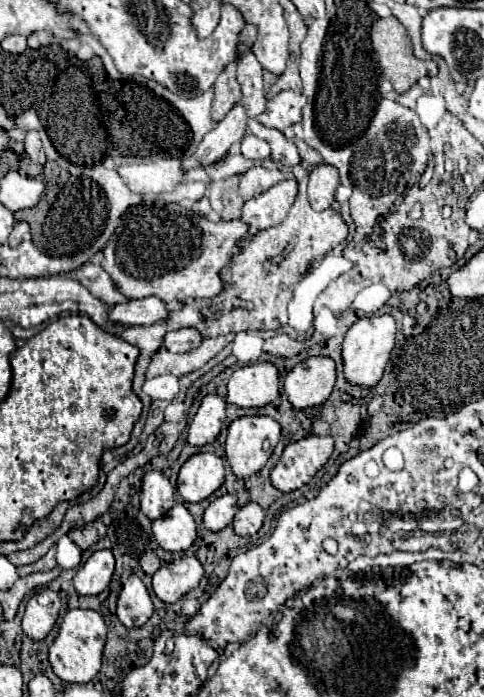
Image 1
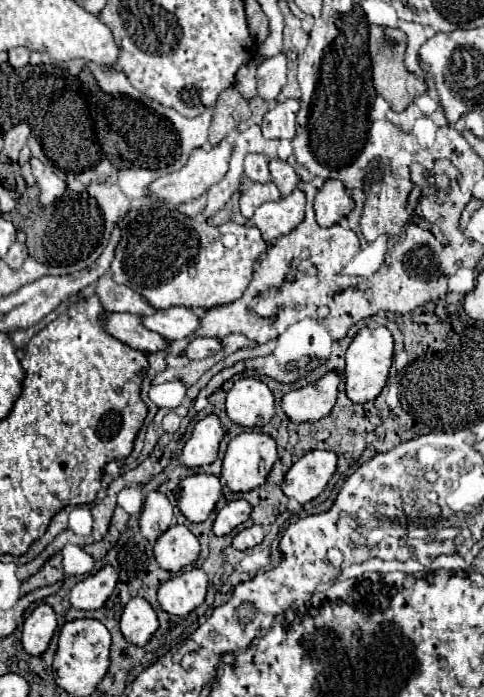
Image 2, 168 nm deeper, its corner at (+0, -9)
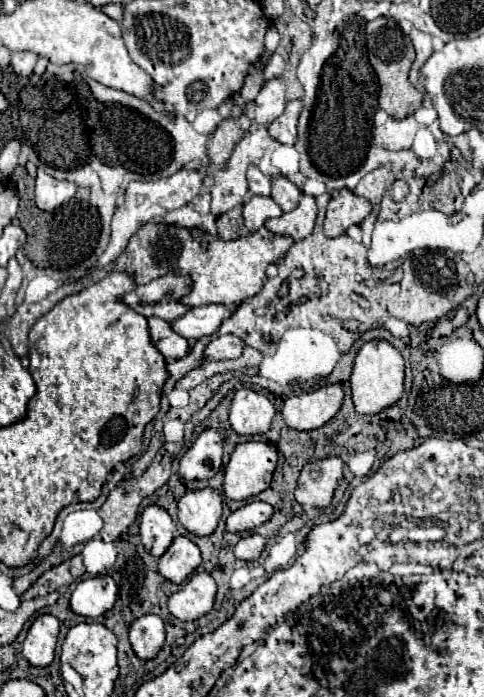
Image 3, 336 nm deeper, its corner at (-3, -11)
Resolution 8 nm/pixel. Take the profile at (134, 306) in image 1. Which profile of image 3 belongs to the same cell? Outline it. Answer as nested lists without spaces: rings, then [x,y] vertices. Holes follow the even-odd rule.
[[[206,304],[190,308],[184,316],[172,322],[172,330],[186,340],[200,340],[202,336],[212,336],[224,318],[232,314],[230,308],[222,304]]]

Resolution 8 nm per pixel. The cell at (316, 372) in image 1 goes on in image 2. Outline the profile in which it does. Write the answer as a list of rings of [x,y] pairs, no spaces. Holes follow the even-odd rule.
[[[335,372],[325,374],[315,384],[287,392],[281,400],[281,408],[291,422],[315,422],[325,418],[335,406],[339,376]]]

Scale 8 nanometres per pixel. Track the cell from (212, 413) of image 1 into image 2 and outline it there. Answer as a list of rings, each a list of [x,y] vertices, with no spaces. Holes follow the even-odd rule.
[[[207,416],[195,424],[191,438],[185,442],[181,452],[181,462],[189,468],[199,468],[213,464],[219,452],[219,442],[223,438],[223,428],[217,416]]]

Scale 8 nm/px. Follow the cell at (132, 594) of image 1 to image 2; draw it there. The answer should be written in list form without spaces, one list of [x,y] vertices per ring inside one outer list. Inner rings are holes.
[[[131,598],[121,614],[121,632],[127,642],[145,646],[159,628],[157,614],[143,598]]]

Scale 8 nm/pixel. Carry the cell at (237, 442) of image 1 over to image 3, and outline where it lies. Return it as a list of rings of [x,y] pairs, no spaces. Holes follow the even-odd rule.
[[[248,440],[234,448],[224,472],[224,494],[230,500],[246,500],[270,486],[278,452],[268,442]]]

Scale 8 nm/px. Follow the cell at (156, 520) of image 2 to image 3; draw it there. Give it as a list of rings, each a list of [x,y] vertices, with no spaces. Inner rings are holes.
[[[150,504],[144,508],[140,516],[140,538],[144,548],[152,556],[158,558],[166,552],[166,548],[172,544],[174,532],[176,524],[164,508],[160,508],[158,504]]]

